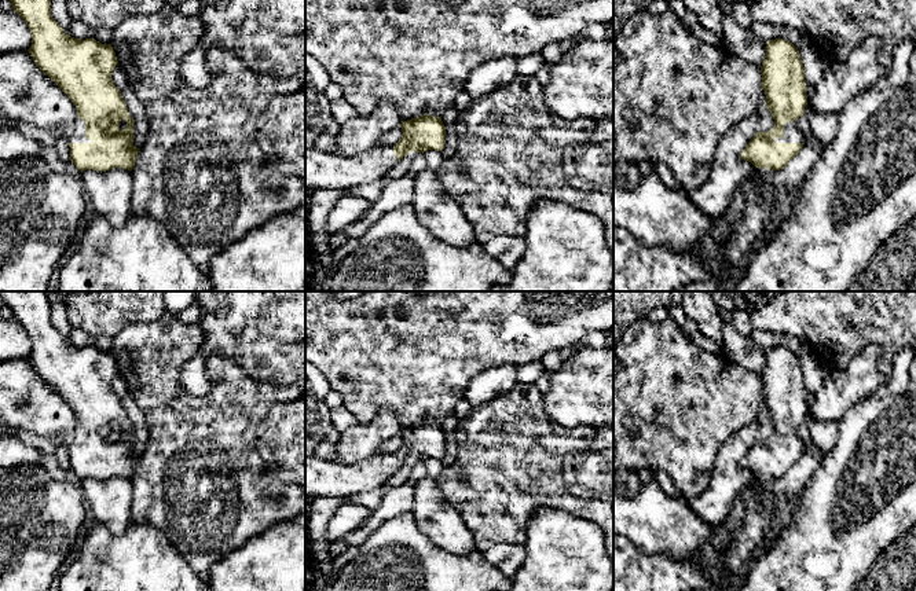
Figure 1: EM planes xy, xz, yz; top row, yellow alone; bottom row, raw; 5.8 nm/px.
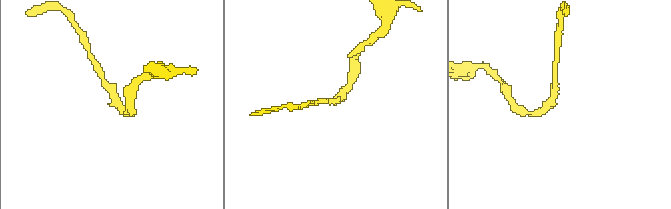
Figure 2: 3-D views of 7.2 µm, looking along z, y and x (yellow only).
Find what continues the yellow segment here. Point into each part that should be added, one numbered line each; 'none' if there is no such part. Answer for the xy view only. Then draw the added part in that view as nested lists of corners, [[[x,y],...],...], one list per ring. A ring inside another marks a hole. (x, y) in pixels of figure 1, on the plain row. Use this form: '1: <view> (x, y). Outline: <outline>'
1: xy (73, 439). Outline: [[[77,423],[74,427],[61,433],[58,443],[63,444],[69,451],[89,451],[85,445],[85,430]]]

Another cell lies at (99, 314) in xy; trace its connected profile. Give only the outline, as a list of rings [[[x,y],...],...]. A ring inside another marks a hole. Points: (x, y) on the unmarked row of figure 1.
[[[73,291],[65,300],[73,328],[92,337],[116,337],[132,323],[150,323],[165,311],[164,291]]]

